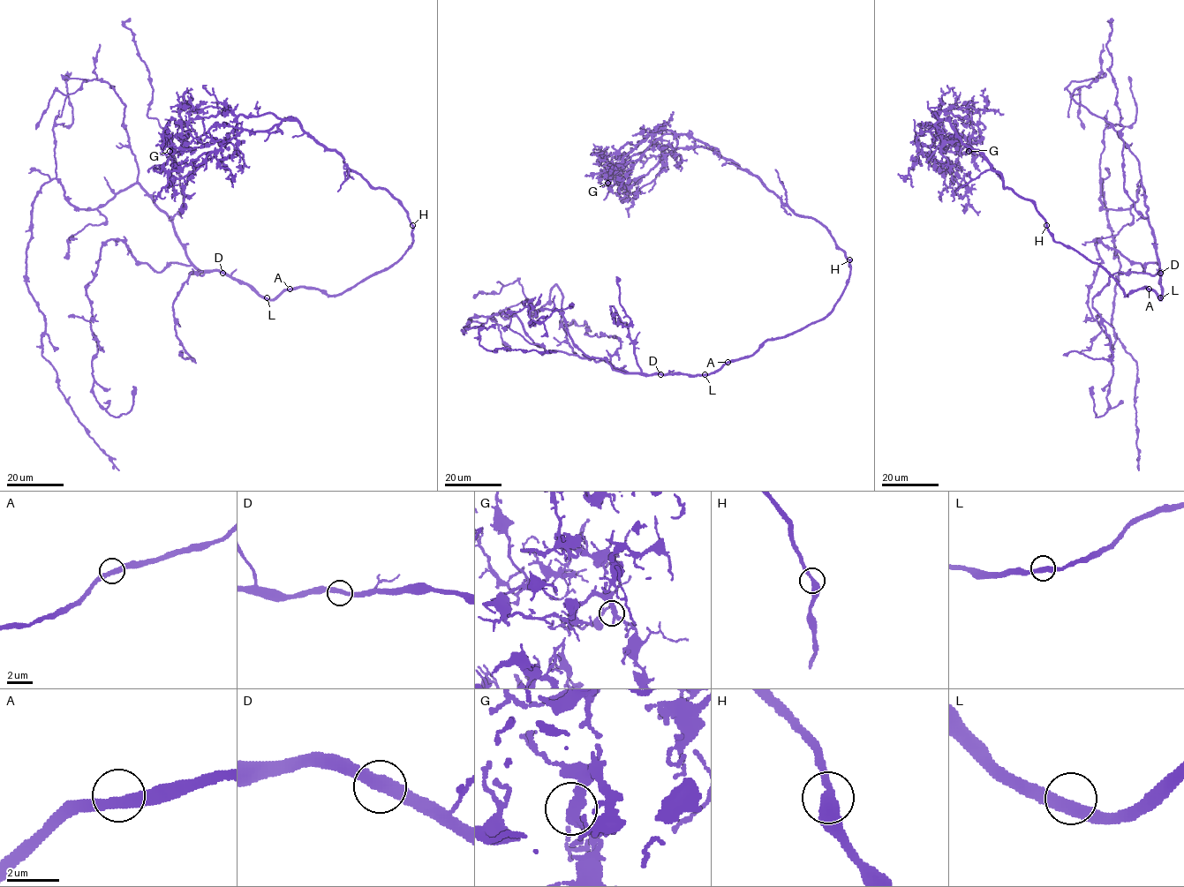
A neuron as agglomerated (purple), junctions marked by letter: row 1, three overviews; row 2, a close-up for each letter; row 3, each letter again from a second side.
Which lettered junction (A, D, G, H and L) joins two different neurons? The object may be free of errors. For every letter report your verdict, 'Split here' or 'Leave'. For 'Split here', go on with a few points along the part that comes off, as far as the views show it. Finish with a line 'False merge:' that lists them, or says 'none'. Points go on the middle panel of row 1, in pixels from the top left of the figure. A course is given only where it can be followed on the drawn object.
A: Leave
D: Leave
G: Leave
H: Leave
L: Leave
False merge: none

